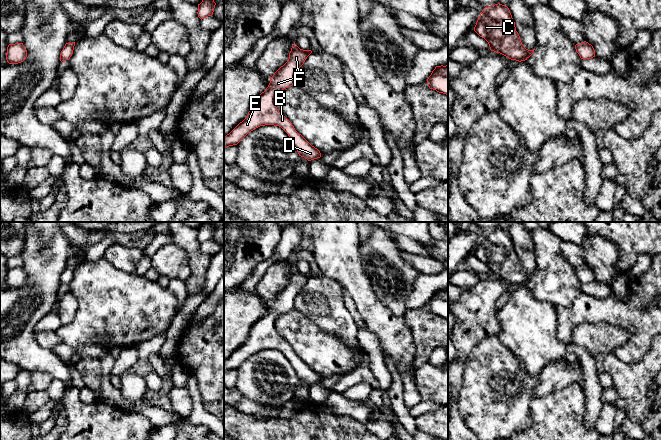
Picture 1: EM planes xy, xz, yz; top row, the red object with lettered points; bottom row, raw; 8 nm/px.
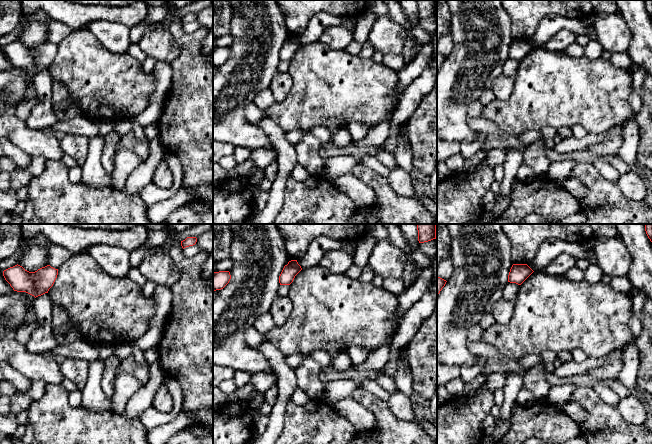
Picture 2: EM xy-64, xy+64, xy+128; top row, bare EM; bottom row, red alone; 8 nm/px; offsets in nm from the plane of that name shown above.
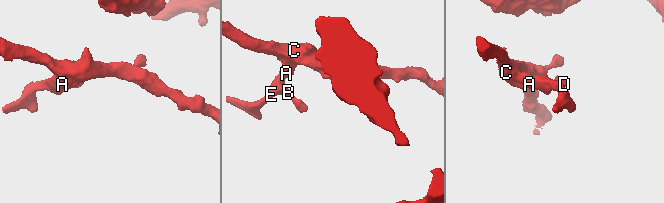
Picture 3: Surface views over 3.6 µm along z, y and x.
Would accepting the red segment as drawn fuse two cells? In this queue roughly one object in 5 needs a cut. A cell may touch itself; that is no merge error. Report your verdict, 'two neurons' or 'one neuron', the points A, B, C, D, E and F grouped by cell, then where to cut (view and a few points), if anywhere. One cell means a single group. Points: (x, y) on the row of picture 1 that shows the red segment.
one neuron; groups A B C D E F; cut none

